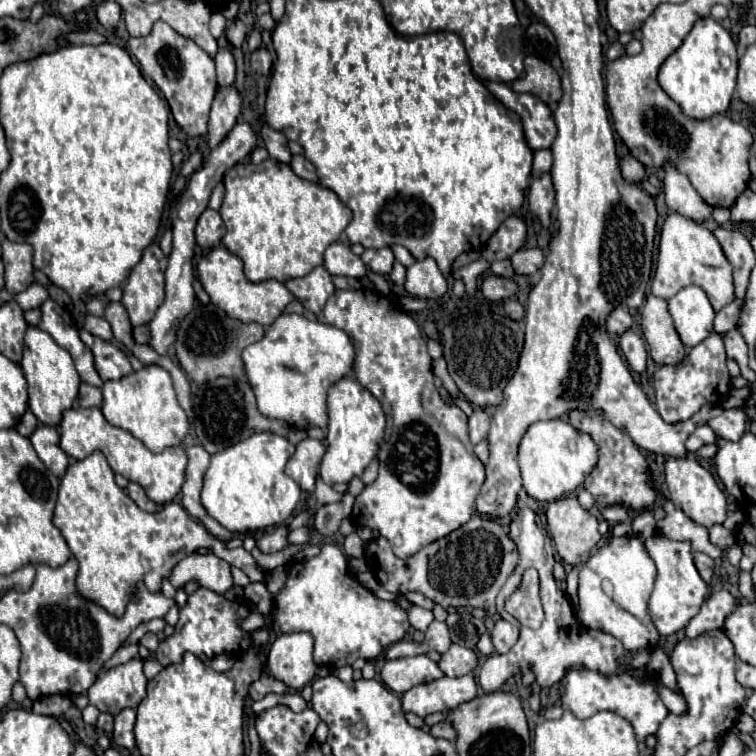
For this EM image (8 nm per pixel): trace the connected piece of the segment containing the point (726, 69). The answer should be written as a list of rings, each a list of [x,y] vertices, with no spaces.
[[[708,18],[696,20],[690,34],[684,38],[682,46],[666,58],[658,72],[658,84],[662,90],[676,102],[690,118],[710,118],[712,114],[724,114],[729,109],[736,87],[736,74],[738,74],[738,50],[732,36],[720,22]]]

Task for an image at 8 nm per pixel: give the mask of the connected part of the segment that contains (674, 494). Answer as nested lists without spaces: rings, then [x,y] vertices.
[[[688,454],[684,458],[668,458],[666,460],[666,468],[664,468],[664,476],[666,476],[666,486],[670,492],[670,500],[675,506],[680,508],[690,520],[694,520],[696,524],[704,526],[704,528],[712,528],[714,524],[722,524],[726,520],[726,496],[724,492],[718,488],[714,476],[710,474],[710,470],[706,470],[696,456]]]

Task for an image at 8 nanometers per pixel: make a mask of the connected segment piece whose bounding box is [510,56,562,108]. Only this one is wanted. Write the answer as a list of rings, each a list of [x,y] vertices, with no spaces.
[[[536,56],[524,58],[524,76],[510,84],[514,92],[530,92],[548,106],[556,106],[562,98],[560,90],[560,76],[558,72]]]

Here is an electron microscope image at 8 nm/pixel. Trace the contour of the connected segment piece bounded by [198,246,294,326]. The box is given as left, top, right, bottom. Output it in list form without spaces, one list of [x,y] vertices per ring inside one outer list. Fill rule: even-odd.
[[[224,246],[212,248],[198,262],[198,276],[212,304],[216,304],[230,318],[236,318],[240,322],[258,322],[262,326],[270,326],[272,320],[276,320],[282,314],[284,306],[288,306],[294,300],[292,292],[278,280],[262,280],[262,282],[246,280],[246,276],[242,274],[242,260],[236,254],[228,252]]]

